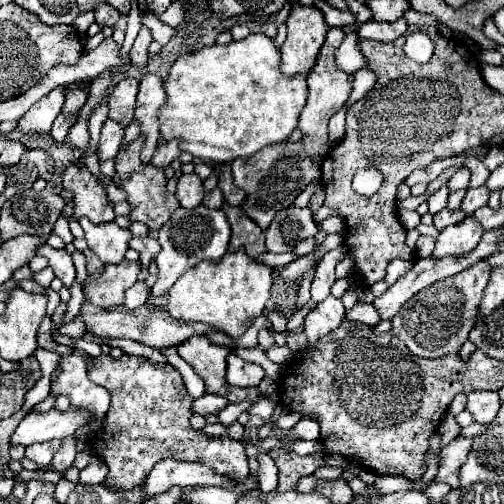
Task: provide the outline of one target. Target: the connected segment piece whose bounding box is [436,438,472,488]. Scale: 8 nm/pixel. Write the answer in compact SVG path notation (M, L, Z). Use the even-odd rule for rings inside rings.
M456 438L440 450L440 468L436 474L436 482L446 482L450 488L458 486L458 470L464 464L470 446L470 438Z

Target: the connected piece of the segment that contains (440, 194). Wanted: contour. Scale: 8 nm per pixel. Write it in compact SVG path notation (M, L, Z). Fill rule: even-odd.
M442 186L440 190L436 190L430 198L428 198L428 208L430 208L430 214L436 214L440 210L446 208L446 202L448 202L448 188Z

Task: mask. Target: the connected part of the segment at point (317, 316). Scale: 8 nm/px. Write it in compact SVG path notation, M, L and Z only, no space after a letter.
M328 296L324 302L320 302L316 308L312 308L304 318L304 334L308 336L308 348L314 346L314 342L322 336L326 336L334 326L340 326L344 316L342 300Z

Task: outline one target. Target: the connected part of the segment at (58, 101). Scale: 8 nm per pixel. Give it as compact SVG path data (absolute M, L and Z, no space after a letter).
M64 88L52 90L52 94L40 98L20 120L18 120L18 130L24 134L48 134L52 128L54 118L62 112L64 104Z

